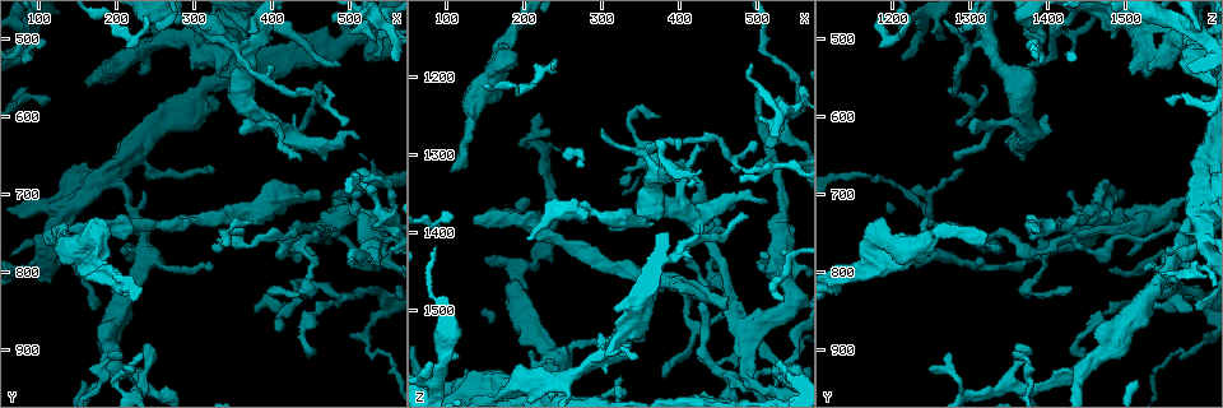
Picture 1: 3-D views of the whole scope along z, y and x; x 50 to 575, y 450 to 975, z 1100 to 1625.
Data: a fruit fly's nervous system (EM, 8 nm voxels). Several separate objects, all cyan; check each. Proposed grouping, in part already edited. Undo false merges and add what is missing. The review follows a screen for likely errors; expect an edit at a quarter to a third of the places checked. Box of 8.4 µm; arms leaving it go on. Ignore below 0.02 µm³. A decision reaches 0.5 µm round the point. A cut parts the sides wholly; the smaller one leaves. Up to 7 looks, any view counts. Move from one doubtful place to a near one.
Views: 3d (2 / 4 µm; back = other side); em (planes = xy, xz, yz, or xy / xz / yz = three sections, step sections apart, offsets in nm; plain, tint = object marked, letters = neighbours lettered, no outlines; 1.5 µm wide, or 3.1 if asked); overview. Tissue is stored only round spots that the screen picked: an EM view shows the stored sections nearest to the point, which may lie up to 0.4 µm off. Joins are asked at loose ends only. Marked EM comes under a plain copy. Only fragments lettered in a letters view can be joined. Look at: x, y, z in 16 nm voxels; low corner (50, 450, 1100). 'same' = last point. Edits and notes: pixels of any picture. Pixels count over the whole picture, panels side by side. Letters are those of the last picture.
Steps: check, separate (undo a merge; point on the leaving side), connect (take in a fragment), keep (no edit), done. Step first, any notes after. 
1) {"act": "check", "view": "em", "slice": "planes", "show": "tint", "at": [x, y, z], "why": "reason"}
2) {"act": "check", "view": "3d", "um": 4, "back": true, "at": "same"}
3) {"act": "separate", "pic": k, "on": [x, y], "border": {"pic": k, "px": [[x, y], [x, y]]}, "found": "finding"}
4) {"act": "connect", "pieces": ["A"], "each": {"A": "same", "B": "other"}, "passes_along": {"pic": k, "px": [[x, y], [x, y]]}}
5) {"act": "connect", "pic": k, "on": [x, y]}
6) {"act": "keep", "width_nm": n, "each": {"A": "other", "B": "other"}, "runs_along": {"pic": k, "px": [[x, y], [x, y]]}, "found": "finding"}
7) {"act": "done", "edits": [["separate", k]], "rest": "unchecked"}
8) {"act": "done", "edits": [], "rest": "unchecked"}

{"act": "check", "view": "3d", "um": 2, "at": [260, 505, 1585]}

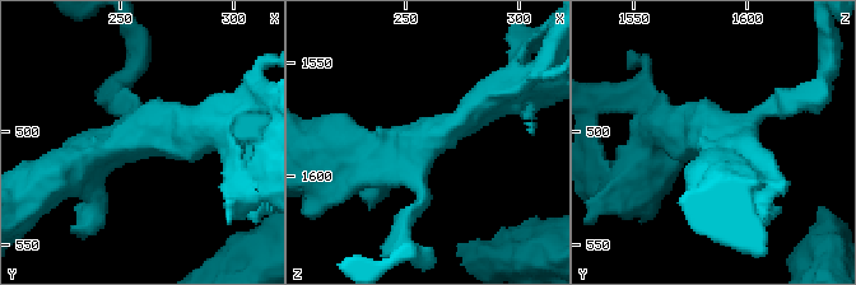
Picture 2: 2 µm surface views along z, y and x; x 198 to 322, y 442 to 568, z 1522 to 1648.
{"act": "check", "view": "em", "slice": "planes", "show": "tint", "at": [255, 503, 1585], "why": "shape alone is not enough"}

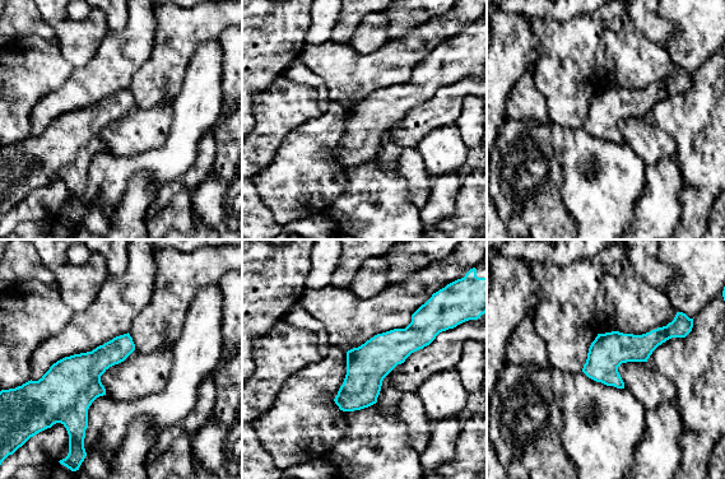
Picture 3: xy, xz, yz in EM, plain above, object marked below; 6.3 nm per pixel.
{"act": "check", "view": "em", "slice": "planes", "show": "letters", "at": "same", "why": "what lies round it"}

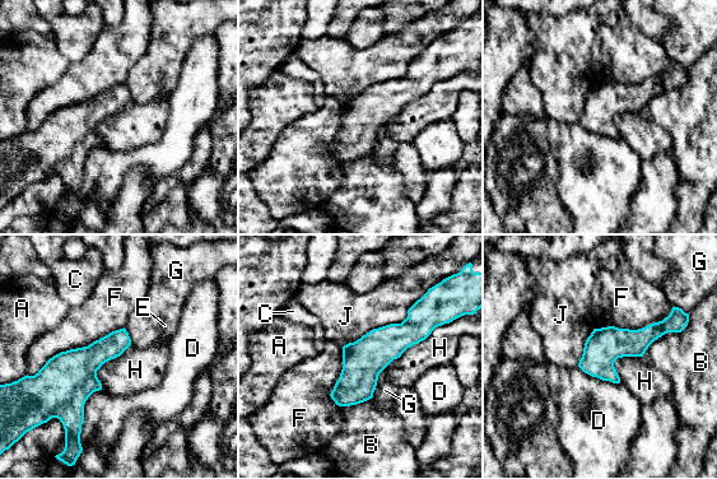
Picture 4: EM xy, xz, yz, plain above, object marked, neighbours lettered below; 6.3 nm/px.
{"act": "keep", "longest_contact_nm": ["F", 650], "each": {"A": "other", "B": "other", "C": "other", "D": "other", "E": "other", "F": "other", "G": "other", "H": "other", "J": "other"}, "runs_along": {"pic": 4, "px": [[429, 326], [400, 336], [338, 400]]}, "found": "continuous, no second neuron"}

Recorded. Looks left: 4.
{"act": "check", "view": "3d", "um": 2, "at": [370, 500, 1480], "why": "free end"}

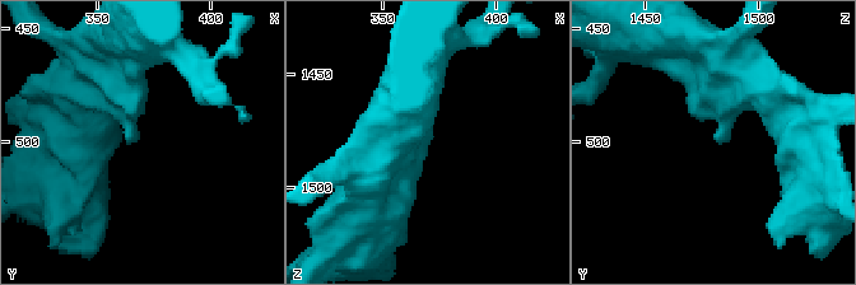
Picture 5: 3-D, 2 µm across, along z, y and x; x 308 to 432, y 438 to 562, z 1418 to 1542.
{"act": "check", "view": "em", "slice": "planes", "show": "letters", "at": [367, 500, 1482], "why": "now the EM"}

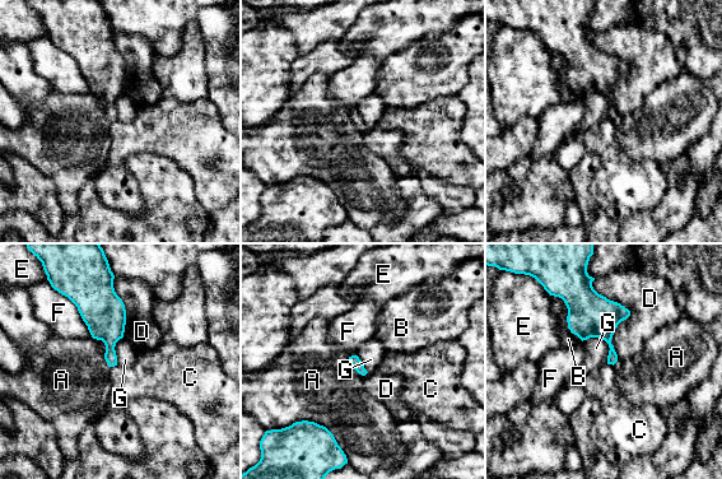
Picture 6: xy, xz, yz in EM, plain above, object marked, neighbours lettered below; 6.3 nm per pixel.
{"act": "connect", "pic": 6, "on": [597, 349], "longest_contact_nm": ["D", 550], "each": {"A": "other", "B": "other", "C": "other", "D": "other", "E": "other", "F": "other", "G": "same"}, "passes_along": {"pic": 6, "px": [[590, 315], [605, 340], [597, 349]]}, "found": "the neuron continues"}

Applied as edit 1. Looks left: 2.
{"act": "check", "view": "overview", "why": "see it whole again"}

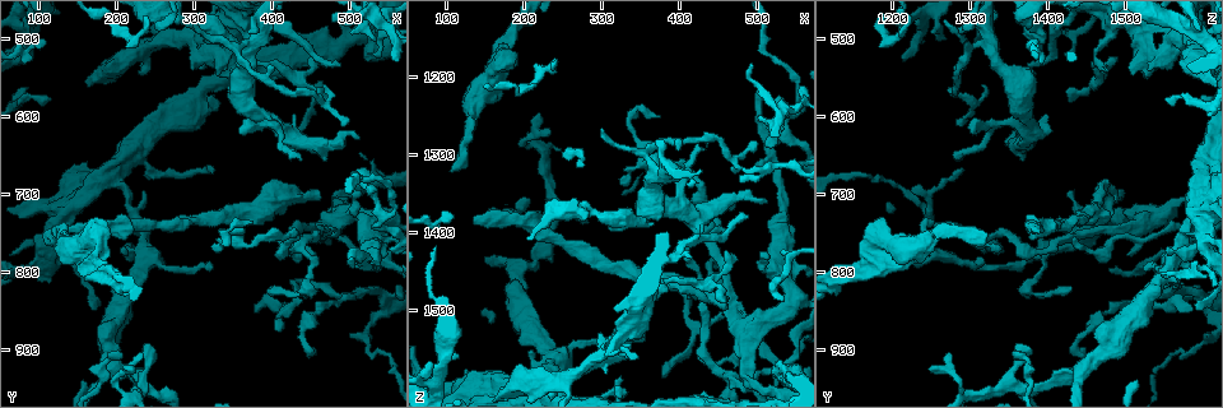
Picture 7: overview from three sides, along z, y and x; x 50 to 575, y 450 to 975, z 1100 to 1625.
{"act": "check", "view": "em", "slice": "yz", "step": 4, "show": "letters", "at": [325, 765, 1335], "why": "branch stops here"}

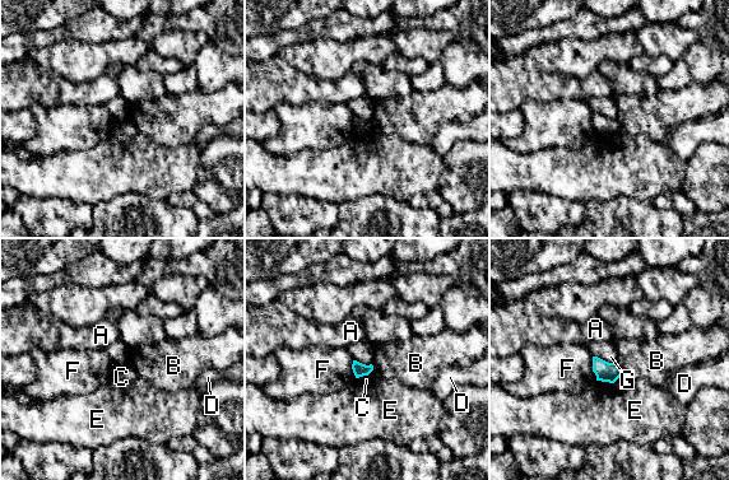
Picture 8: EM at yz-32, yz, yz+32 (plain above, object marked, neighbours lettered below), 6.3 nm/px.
{"act": "keep", "longest_contact_nm": ["E", 170], "each": {"A": "other", "B": "other", "C": "other", "D": "other", "E": "other", "F": "other", "G": "other"}, "border": {"pic": 8, "px": [[593, 355], [616, 363]]}, "found": "no lettered fragment goes on from it"}

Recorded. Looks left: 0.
{"act": "done", "edits": [["connect", 6]], "rest": "unchecked"}

